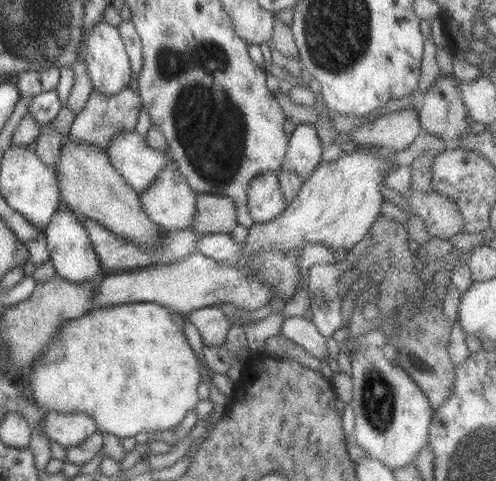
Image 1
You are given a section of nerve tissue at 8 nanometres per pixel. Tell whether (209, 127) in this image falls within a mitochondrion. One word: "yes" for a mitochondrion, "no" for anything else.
yes

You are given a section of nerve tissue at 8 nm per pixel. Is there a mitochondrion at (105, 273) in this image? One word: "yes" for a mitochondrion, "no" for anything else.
no

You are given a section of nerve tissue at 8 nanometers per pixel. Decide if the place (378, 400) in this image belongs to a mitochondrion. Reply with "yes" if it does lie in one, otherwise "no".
yes

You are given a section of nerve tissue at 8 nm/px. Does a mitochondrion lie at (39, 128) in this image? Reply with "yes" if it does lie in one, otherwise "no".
no

